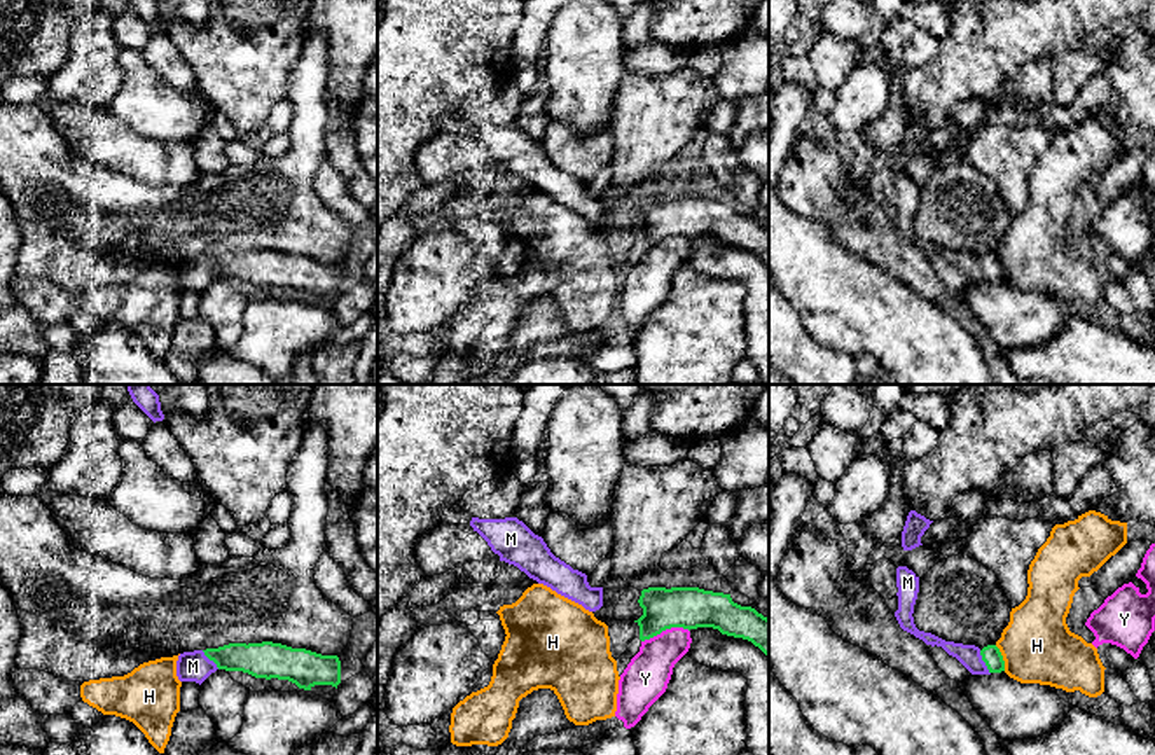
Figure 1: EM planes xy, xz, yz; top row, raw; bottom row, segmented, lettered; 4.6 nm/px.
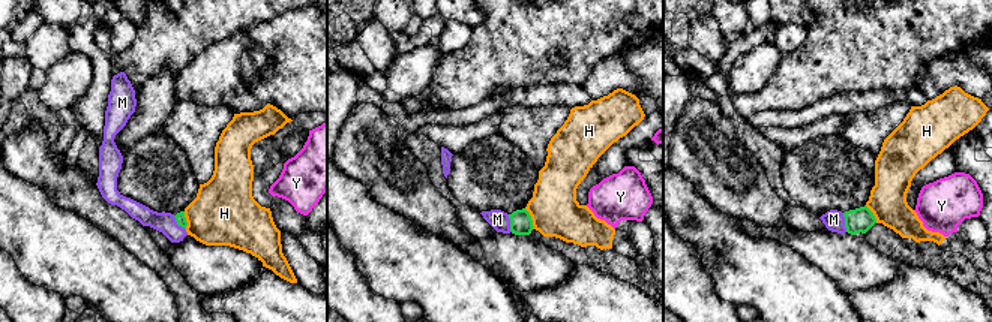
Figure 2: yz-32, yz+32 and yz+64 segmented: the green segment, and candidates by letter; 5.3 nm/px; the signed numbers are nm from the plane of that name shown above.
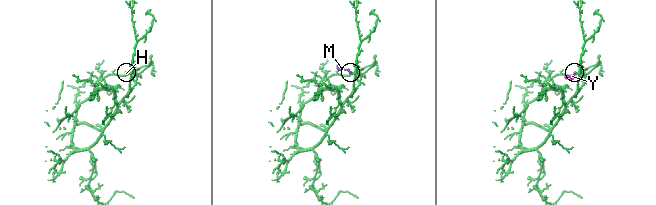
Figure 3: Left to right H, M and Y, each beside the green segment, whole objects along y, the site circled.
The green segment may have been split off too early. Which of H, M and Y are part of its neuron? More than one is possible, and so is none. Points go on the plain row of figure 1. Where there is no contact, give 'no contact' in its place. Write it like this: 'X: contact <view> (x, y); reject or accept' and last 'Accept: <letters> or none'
H: contact yz (1002, 266); reject
M: contact yz (984, 270); accept
Y: contact xz (664, 238); reject
Accept: M

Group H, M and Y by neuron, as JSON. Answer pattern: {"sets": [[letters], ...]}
{"sets": [["H"], ["M"], ["Y"]]}

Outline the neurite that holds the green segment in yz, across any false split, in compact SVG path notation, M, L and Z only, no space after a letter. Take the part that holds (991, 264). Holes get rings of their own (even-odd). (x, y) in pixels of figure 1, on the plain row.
M907 175L896 177L896 196L898 196L898 218L895 225L900 236L926 253L942 255L949 264L956 266L972 283L991 283L1005 280L1005 269L996 253L987 253L982 259L975 253L963 253L945 250L931 241L919 239L914 232L914 213L919 201L919 185Z

